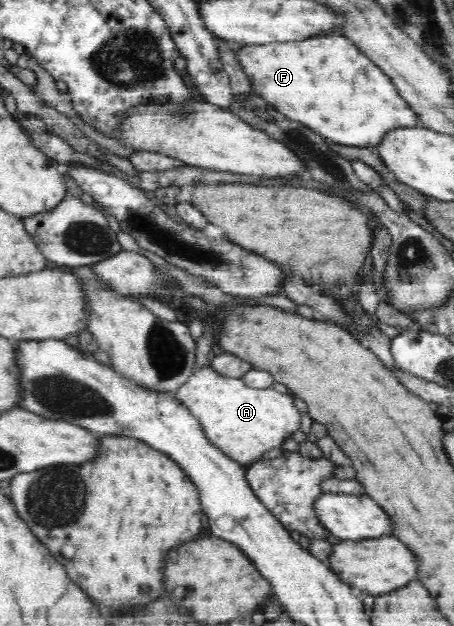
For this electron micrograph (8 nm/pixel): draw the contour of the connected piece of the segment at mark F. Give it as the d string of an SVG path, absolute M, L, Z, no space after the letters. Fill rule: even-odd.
M342 34L310 38L306 39L306 43L272 42L258 46L243 45L235 54L242 71L252 81L253 91L258 97L264 98L269 105L274 105L287 119L308 123L310 129L334 143L352 147L376 146L388 135L386 131L420 126L421 117L418 117L418 113L401 98L393 80Z

